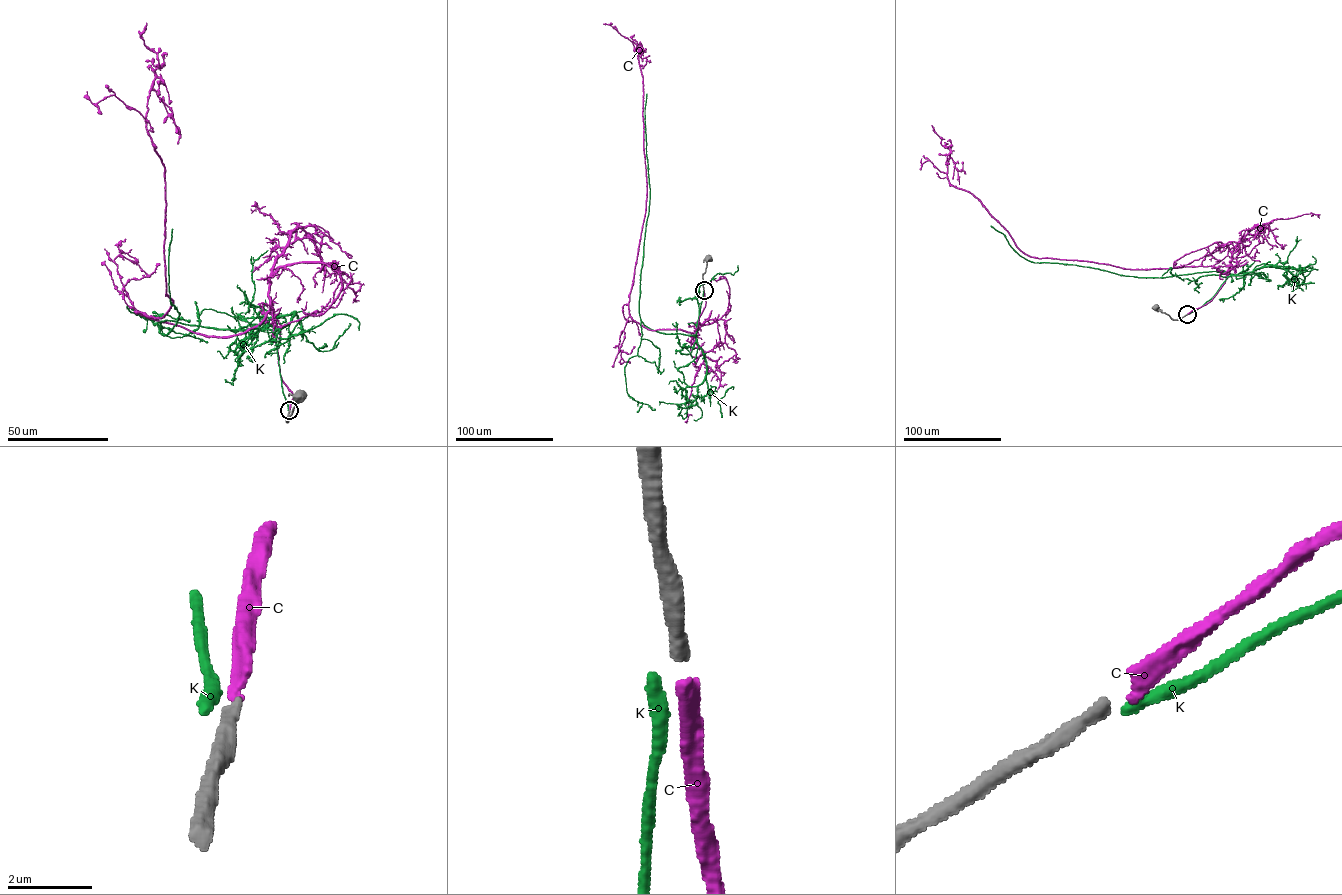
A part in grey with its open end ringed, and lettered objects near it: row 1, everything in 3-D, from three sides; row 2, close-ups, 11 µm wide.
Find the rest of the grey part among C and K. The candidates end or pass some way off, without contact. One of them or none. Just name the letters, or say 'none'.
C

